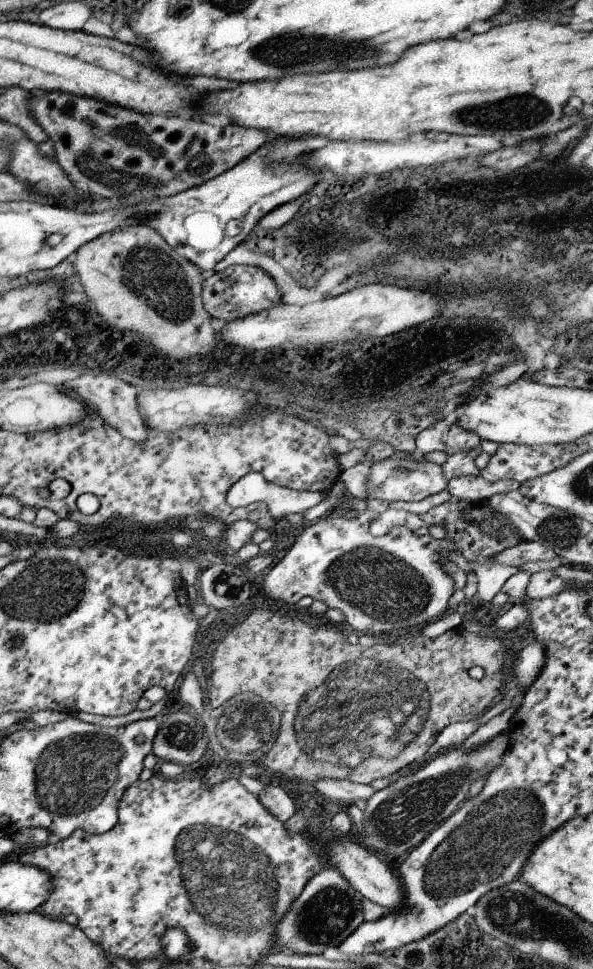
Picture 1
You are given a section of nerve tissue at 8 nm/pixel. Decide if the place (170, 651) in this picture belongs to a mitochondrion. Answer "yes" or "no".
no

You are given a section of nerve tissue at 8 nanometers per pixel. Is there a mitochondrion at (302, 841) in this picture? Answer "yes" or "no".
no

